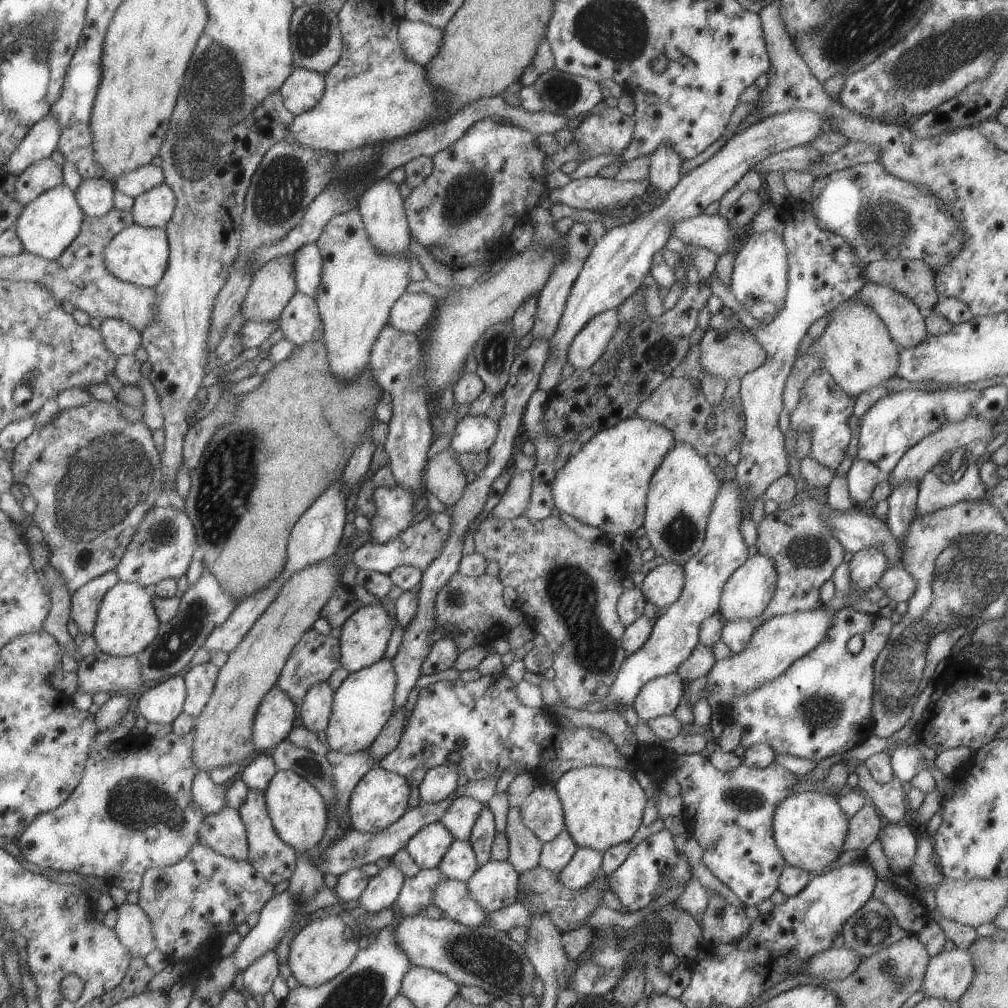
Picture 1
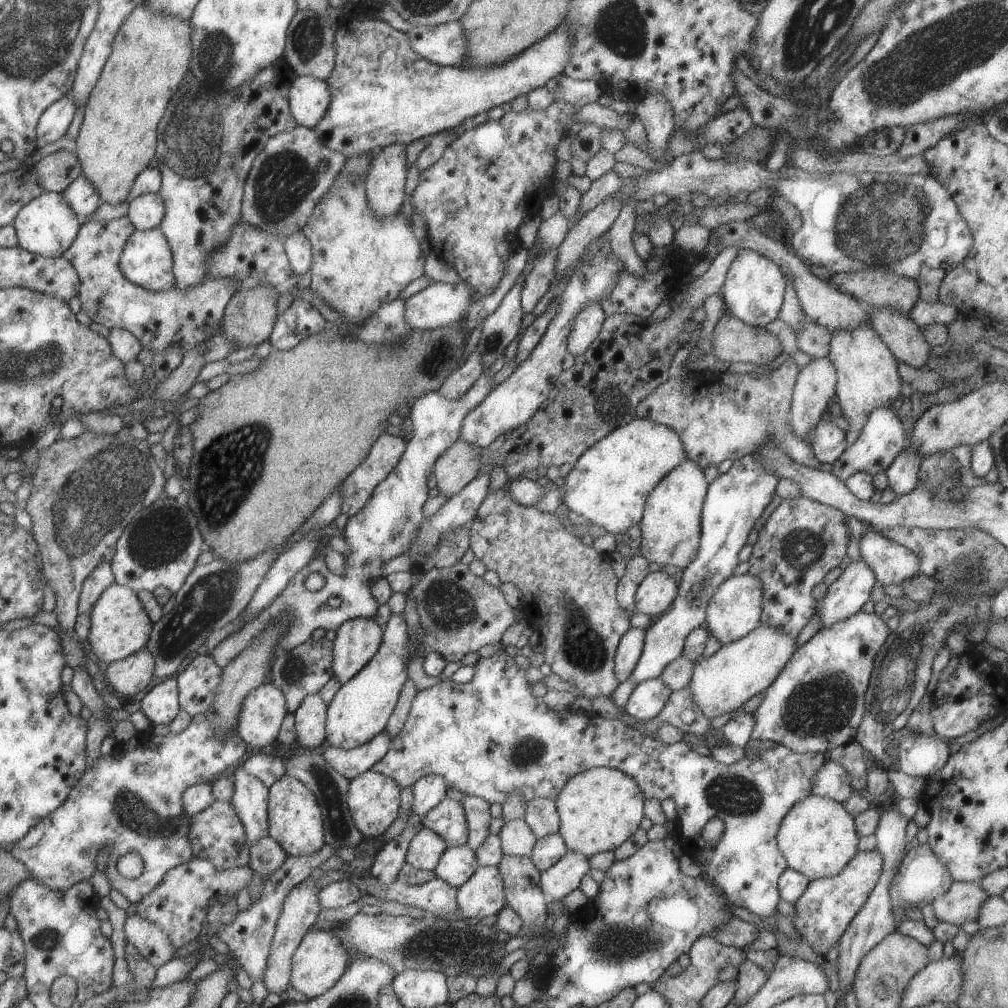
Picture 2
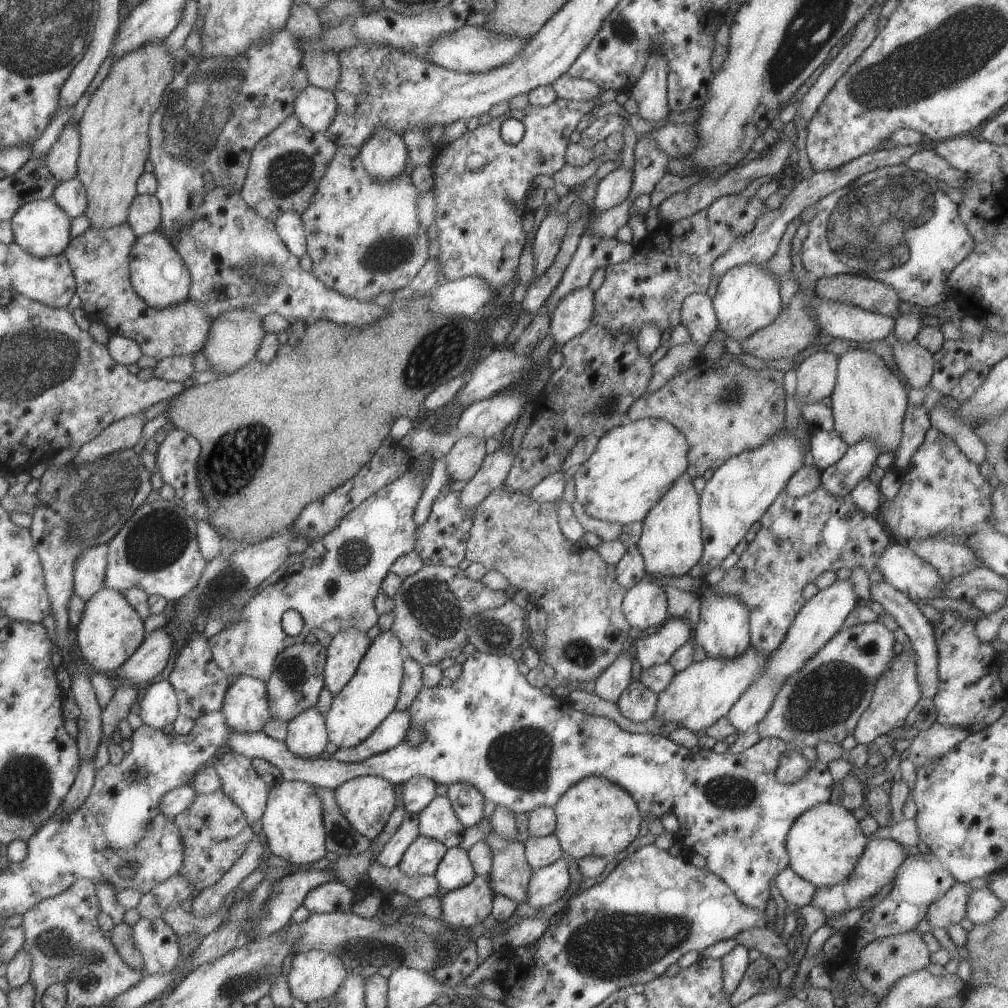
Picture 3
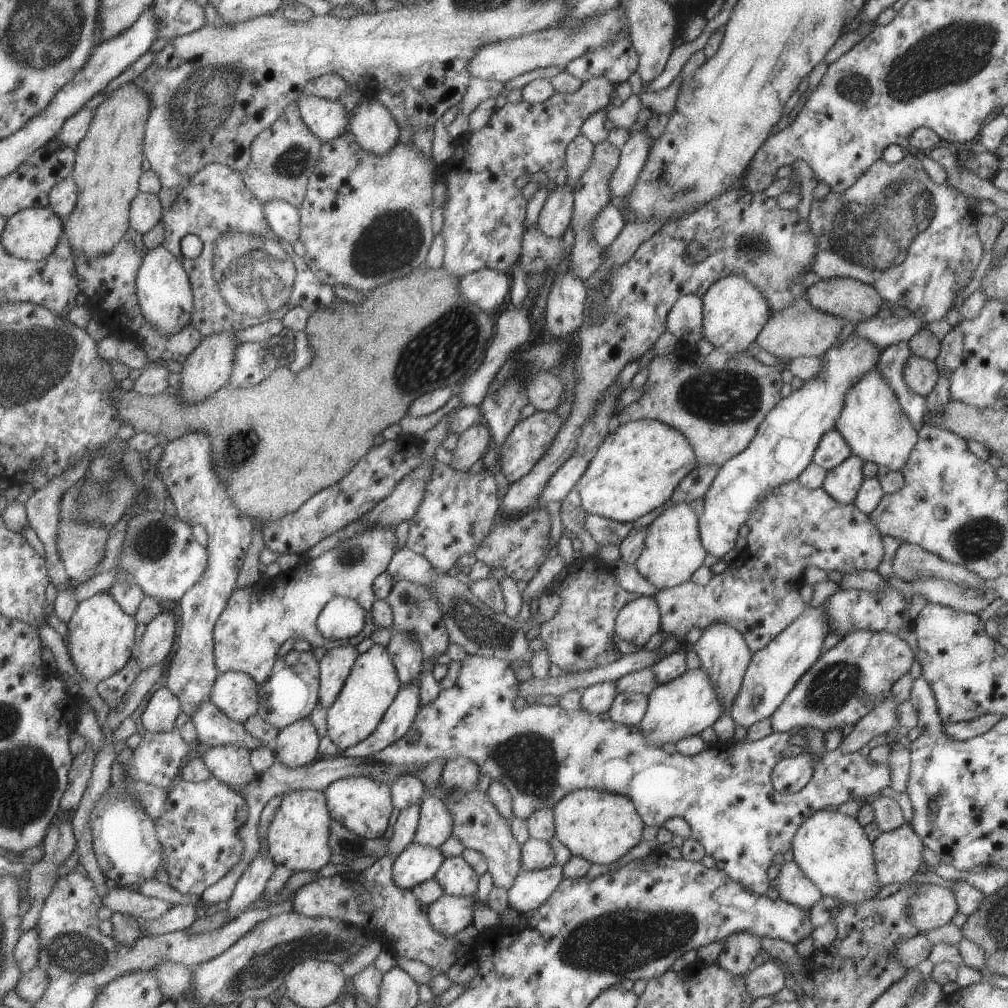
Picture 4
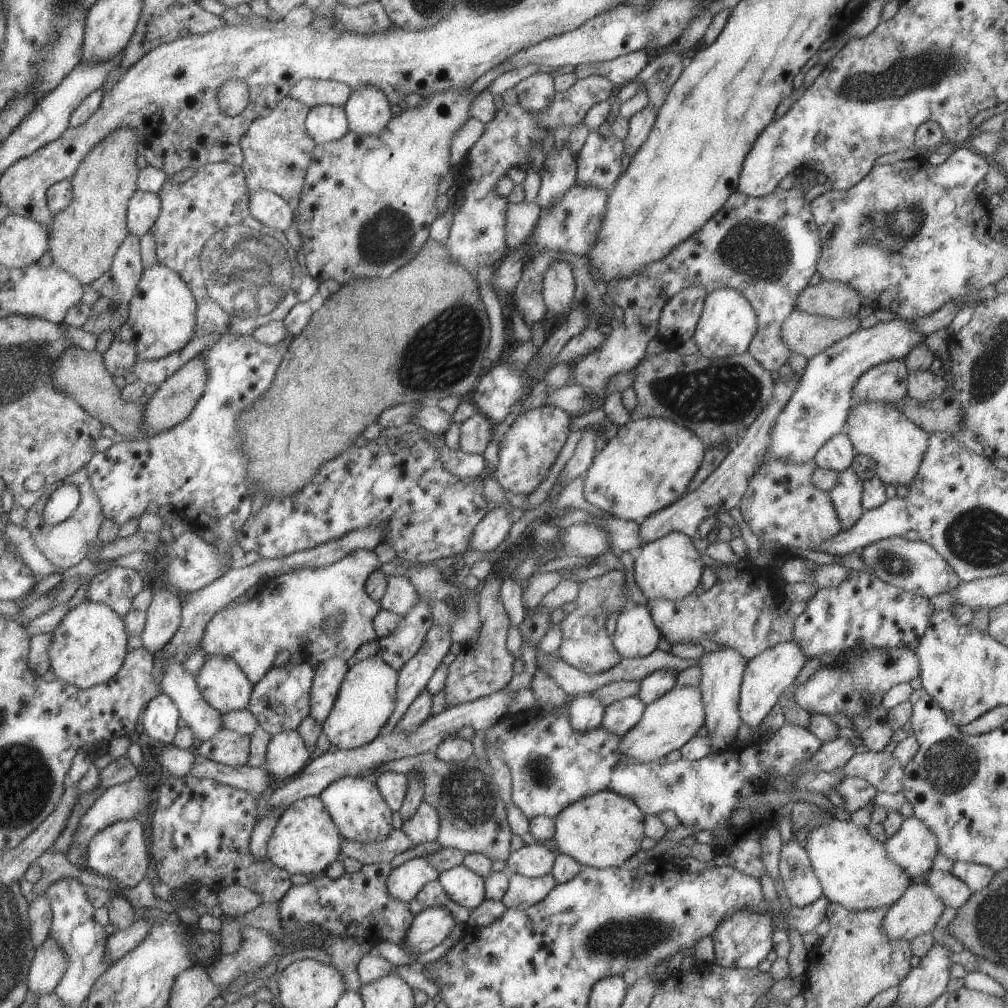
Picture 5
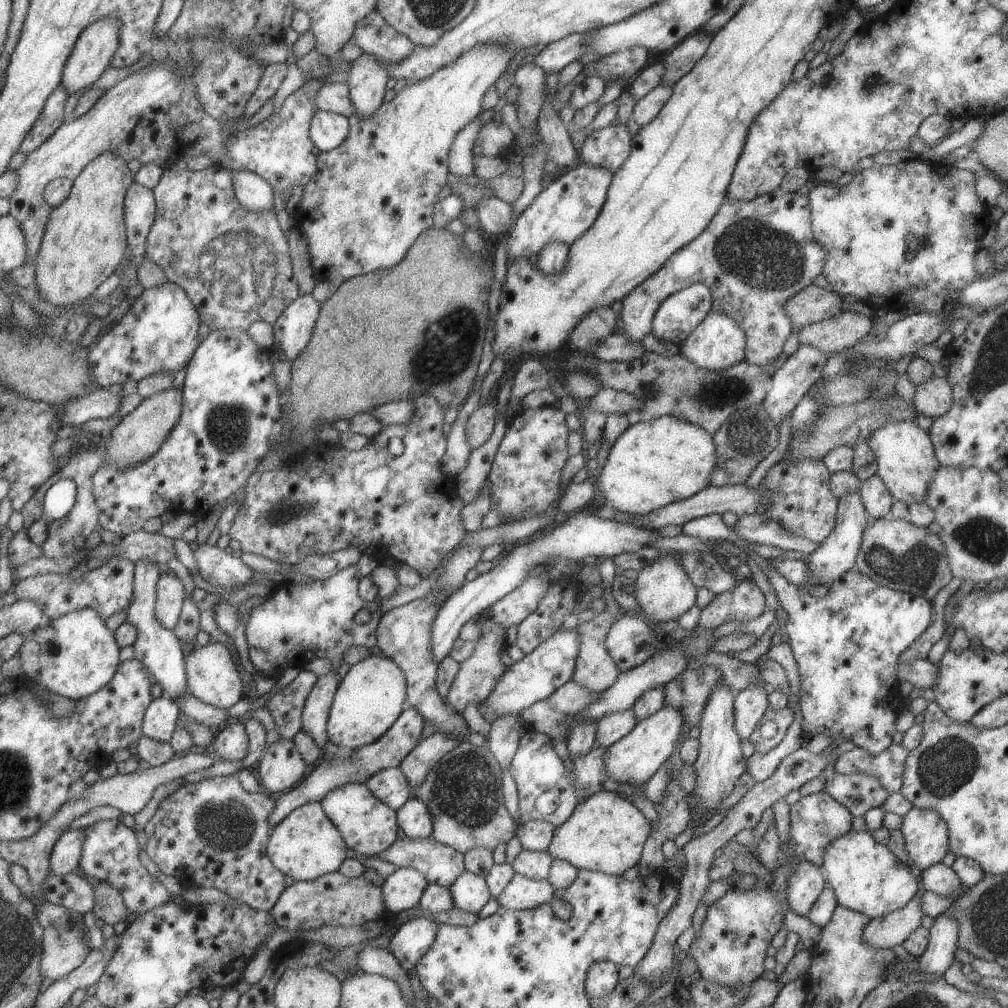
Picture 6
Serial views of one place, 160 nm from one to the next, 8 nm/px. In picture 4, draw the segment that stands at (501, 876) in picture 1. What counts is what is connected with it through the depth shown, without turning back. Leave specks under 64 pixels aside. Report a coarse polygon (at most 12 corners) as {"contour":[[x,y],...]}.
{"contour":[[441,895],[428,904],[435,932],[453,937],[472,922],[473,897]]}

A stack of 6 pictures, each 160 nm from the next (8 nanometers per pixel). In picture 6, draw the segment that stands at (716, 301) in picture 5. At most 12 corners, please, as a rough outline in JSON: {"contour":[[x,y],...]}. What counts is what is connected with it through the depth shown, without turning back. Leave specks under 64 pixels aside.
{"contour":[[709,311],[677,351],[720,371],[744,359],[745,335]]}

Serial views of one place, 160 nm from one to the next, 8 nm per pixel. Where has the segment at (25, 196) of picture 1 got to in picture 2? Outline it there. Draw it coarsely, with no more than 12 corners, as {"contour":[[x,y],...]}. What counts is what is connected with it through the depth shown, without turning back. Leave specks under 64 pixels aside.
{"contour":[[60,150],[33,166],[41,188],[65,193],[83,173],[77,152]]}

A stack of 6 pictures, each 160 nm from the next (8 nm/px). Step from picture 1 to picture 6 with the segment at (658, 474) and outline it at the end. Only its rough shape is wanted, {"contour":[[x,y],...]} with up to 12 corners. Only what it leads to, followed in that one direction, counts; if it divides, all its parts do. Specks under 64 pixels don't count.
{"contour":[[676,553],[638,572],[640,611],[660,626],[696,604]]}

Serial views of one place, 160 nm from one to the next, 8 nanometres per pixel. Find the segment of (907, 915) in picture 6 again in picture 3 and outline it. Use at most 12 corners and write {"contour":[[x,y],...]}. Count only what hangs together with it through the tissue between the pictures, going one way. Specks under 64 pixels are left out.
{"contour":[[955,883],[928,904],[924,918],[945,929],[966,916],[971,887]]}

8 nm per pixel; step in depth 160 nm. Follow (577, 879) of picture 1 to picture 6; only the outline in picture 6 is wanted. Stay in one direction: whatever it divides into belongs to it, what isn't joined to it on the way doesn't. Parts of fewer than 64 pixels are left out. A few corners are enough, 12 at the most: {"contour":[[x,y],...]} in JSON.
{"contour":[[514,872],[494,899],[520,911],[548,903],[554,888]]}

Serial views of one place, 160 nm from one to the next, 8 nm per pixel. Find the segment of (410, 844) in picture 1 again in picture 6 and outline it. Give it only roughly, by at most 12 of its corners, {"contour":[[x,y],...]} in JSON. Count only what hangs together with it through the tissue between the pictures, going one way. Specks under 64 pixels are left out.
{"contour":[[399,867],[382,884],[387,914],[418,907],[425,877]]}

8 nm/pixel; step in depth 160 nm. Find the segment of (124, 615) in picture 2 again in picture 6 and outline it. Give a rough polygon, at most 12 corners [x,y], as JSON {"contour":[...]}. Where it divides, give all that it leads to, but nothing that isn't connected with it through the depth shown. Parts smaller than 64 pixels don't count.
{"contour":[[97,610],[26,635],[21,676],[78,701],[122,663]]}

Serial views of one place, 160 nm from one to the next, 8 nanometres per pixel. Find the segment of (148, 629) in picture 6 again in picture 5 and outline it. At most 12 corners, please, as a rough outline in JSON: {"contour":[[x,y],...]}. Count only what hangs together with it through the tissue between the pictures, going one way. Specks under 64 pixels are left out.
{"contour":[[162,658],[161,692],[203,742],[222,728],[180,662]]}

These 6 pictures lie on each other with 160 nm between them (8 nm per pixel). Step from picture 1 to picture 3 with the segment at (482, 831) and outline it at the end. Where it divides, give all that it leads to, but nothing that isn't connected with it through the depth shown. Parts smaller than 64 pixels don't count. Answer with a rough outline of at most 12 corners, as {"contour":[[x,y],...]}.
{"contour":[[448,784],[445,796],[465,828],[483,818],[484,796],[470,784]]}

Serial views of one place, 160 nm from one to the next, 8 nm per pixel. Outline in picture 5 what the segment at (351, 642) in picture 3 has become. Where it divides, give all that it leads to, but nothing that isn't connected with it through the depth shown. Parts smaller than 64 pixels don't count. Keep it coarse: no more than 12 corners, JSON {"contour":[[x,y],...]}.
{"contour":[[341,657],[316,664],[309,716],[322,725],[348,667]]}

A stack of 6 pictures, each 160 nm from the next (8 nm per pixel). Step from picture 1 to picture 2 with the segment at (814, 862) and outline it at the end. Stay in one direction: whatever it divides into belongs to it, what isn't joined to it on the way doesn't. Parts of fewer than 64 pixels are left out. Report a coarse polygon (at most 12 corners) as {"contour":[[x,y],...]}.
{"contour":[[810,795],[783,816],[776,844],[809,881],[857,854],[854,818]]}

